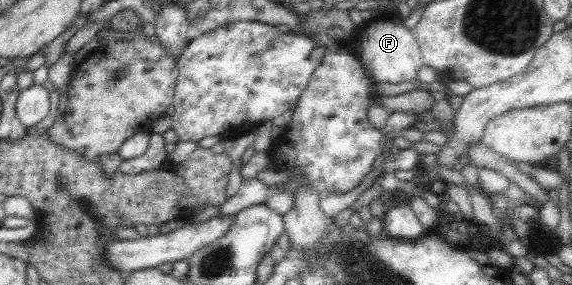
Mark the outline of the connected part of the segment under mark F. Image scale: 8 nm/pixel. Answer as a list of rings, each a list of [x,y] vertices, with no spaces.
[[[381,21],[369,22],[368,28],[361,34],[361,64],[367,74],[371,74],[376,82],[397,84],[411,81],[416,78],[417,72],[424,65],[421,50],[419,49],[415,29],[405,28],[403,23]]]

